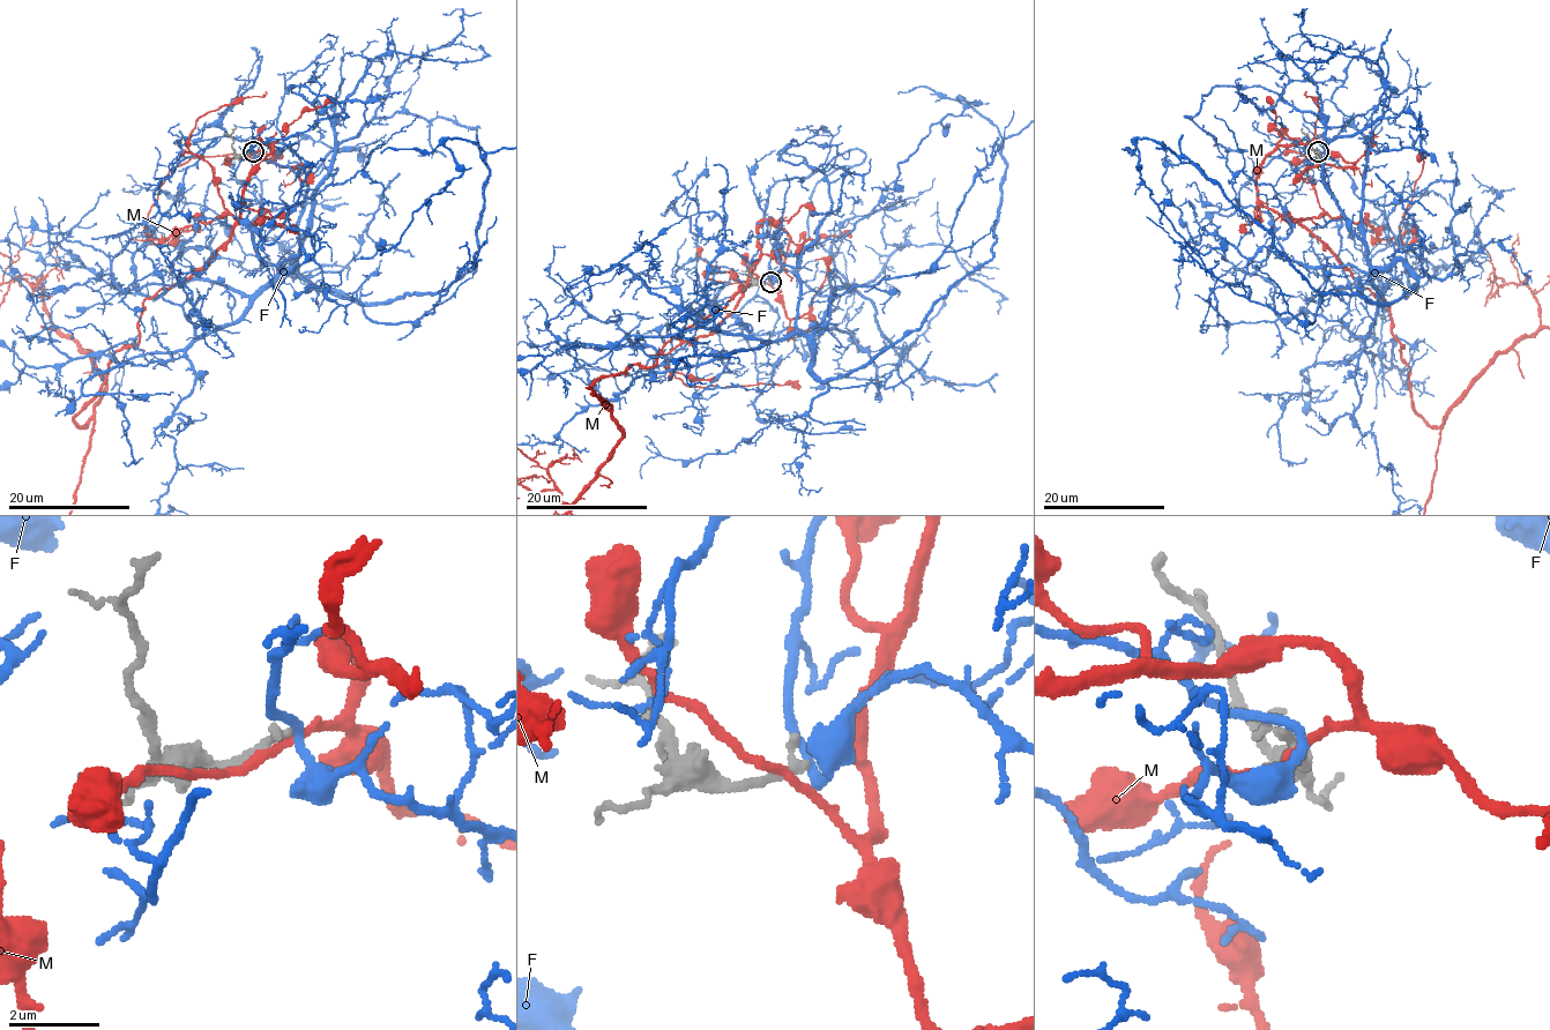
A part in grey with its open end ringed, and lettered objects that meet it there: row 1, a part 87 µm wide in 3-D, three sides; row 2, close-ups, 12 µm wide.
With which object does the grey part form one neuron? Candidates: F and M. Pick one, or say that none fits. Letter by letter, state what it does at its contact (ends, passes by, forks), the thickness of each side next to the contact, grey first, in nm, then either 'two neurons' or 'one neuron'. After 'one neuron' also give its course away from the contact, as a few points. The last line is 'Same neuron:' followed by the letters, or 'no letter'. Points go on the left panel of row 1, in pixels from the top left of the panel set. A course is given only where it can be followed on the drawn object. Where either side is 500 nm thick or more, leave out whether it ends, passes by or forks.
F: it passes by | 200/190 nm | two neurons
M: it passes by | 260/180 nm | two neurons
Same neuron: no letter

